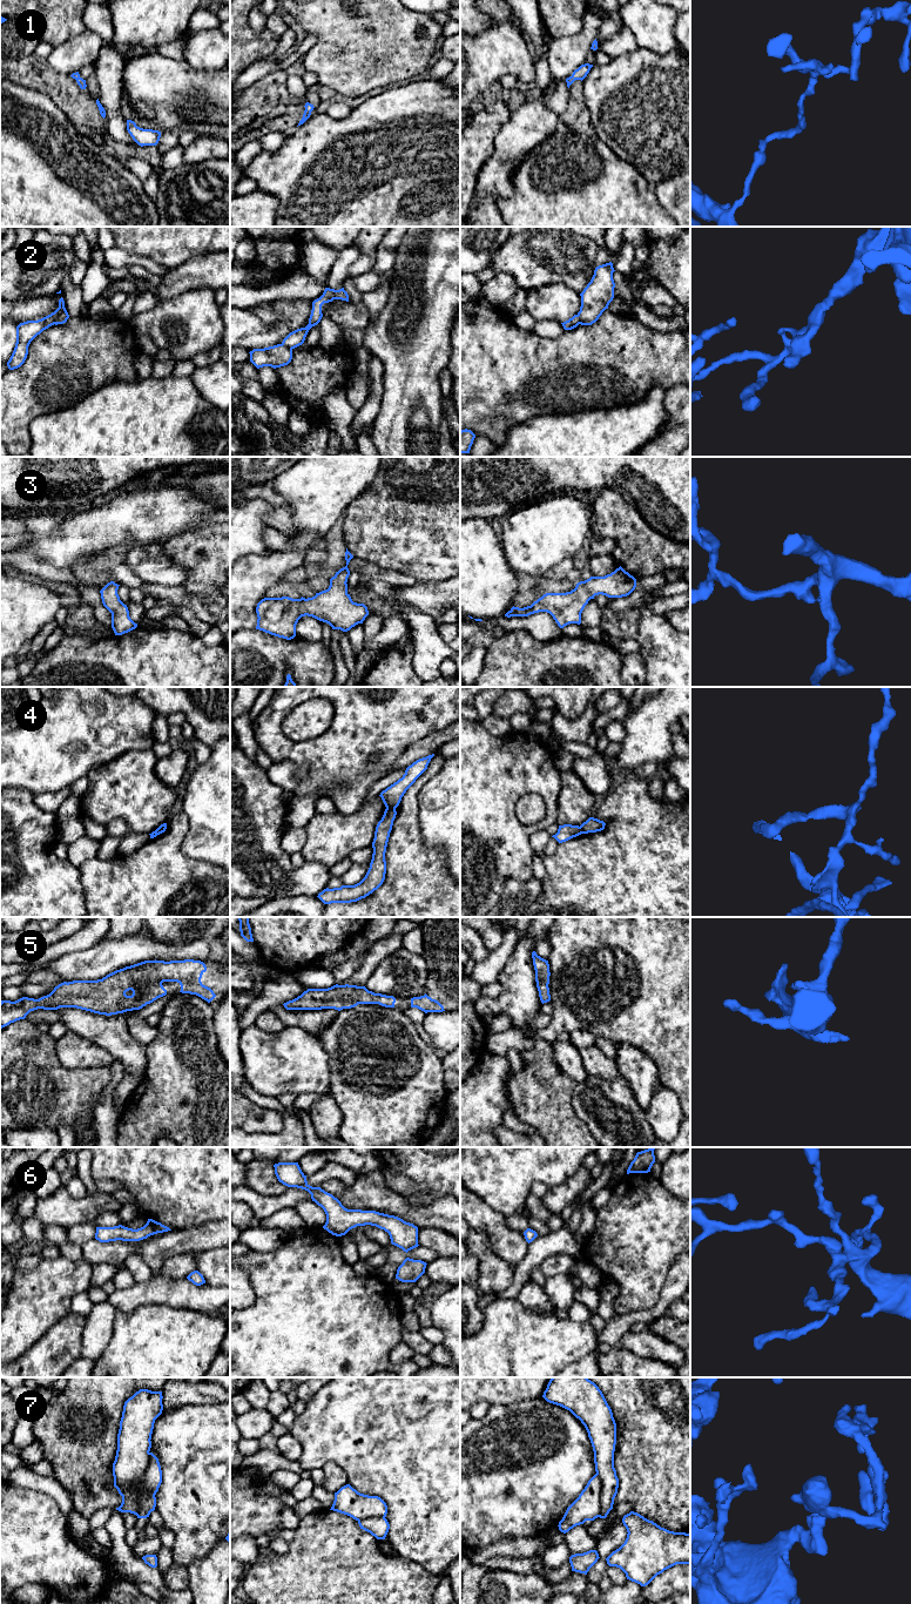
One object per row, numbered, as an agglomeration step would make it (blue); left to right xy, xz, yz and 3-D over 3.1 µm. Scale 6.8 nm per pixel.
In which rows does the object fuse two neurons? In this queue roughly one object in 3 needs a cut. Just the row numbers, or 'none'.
2, 4, 7

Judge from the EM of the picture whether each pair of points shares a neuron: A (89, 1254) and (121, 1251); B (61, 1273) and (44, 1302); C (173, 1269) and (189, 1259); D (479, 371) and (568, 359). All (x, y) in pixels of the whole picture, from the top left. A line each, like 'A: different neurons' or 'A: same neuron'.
A: same neuron
B: same neuron
C: same neuron
D: same neuron

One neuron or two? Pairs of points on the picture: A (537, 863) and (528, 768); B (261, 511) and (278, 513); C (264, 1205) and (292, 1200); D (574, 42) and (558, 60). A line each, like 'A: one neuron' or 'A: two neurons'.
A: two neurons
B: two neurons
C: one neuron
D: one neuron

